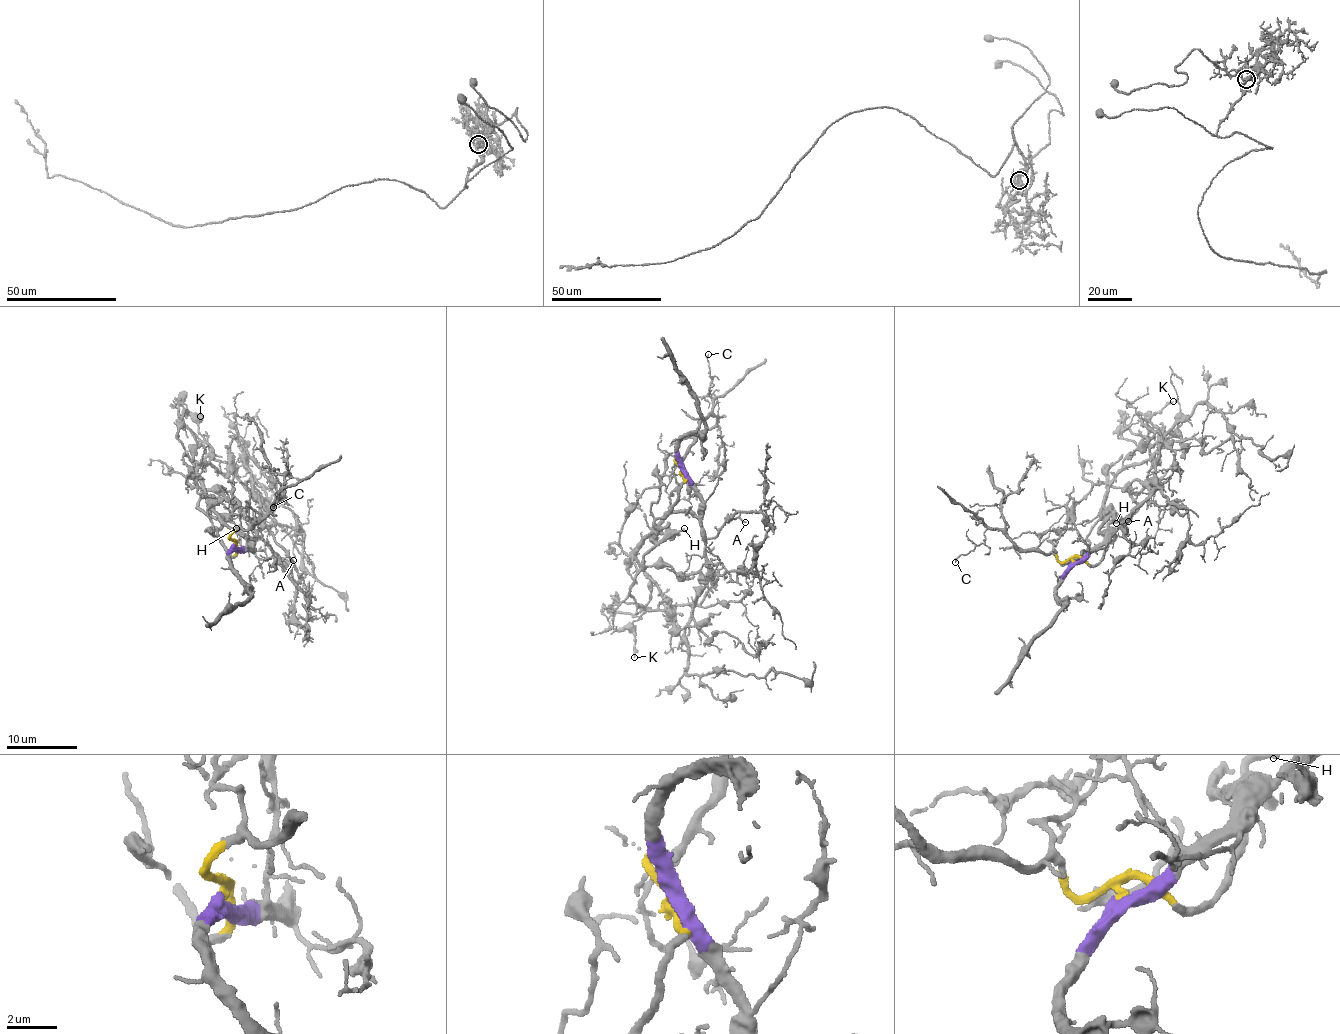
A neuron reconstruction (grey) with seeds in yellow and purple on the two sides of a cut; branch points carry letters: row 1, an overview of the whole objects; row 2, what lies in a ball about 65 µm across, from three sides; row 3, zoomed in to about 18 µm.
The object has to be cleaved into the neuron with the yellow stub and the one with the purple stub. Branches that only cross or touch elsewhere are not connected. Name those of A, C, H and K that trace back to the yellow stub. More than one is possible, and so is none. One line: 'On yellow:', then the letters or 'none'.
On yellow: C, H, K

